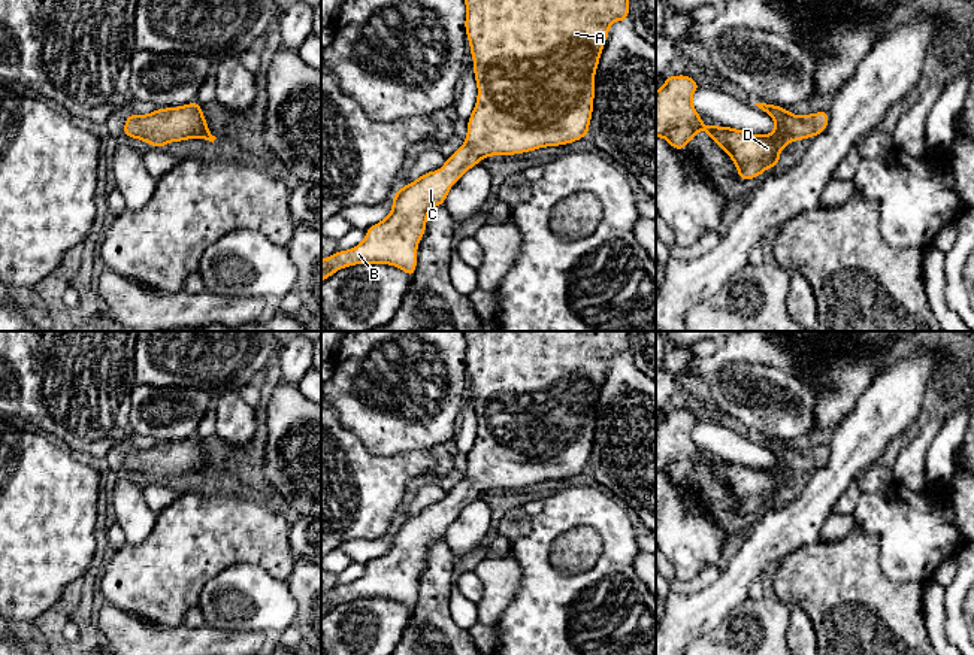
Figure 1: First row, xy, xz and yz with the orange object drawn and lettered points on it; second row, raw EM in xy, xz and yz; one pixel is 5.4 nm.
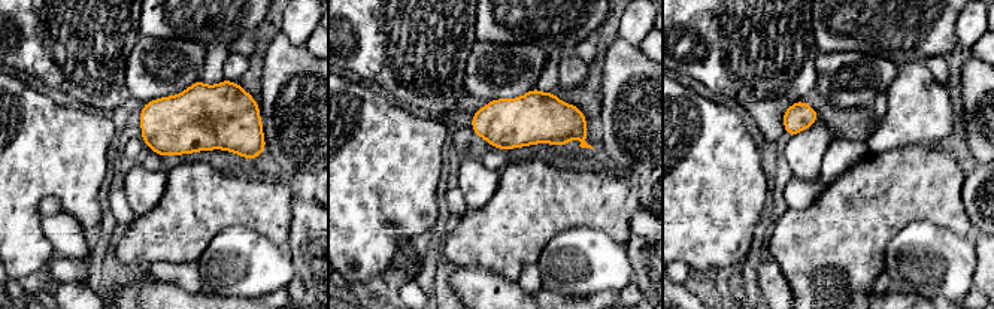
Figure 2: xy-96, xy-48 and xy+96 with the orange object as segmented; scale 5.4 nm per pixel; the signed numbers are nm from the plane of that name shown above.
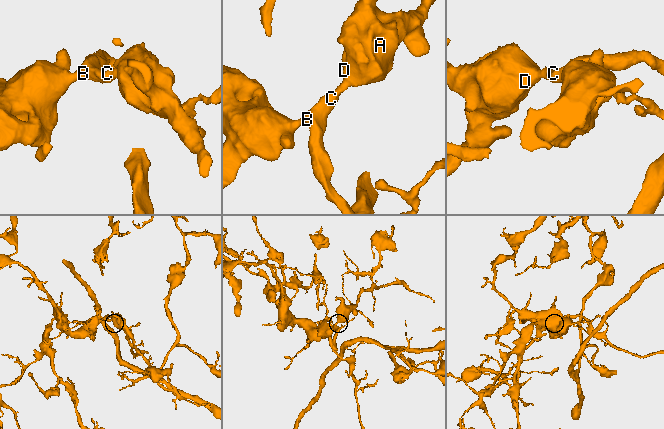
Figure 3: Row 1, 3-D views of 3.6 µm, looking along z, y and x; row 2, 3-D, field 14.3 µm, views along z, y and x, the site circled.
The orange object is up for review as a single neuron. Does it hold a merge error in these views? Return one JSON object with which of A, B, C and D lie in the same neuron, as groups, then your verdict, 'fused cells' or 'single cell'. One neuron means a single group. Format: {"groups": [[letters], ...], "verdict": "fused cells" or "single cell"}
{"groups": [["A", "B", "C", "D"]], "verdict": "single cell"}

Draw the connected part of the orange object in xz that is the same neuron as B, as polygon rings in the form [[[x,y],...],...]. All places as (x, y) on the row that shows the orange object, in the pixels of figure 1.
[[[465,0],[465,6],[465,30],[478,88],[465,145],[438,172],[426,172],[397,189],[391,212],[366,228],[362,243],[321,260],[321,282],[356,264],[394,266],[412,279],[429,212],[444,206],[451,185],[469,169],[491,155],[562,146],[589,136],[596,69],[609,25],[629,19],[629,0]]]

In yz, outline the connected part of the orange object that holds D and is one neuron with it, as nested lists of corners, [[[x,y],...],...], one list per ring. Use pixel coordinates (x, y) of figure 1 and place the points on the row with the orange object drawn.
[[[687,75],[665,78],[663,87],[656,91],[656,137],[665,137],[672,149],[684,151],[695,134],[704,130],[730,157],[742,182],[757,178],[765,173],[768,167],[778,167],[781,161],[780,151],[786,145],[822,134],[829,124],[828,110],[798,116],[778,104],[754,103],[774,119],[775,130],[771,134],[753,134],[726,125],[717,127],[711,124],[705,127],[702,116],[692,104],[692,95],[698,88],[702,88],[699,82]]]

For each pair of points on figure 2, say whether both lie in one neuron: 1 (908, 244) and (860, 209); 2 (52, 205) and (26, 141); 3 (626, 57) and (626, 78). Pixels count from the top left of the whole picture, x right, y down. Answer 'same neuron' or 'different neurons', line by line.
1: different neurons
2: different neurons
3: same neuron

